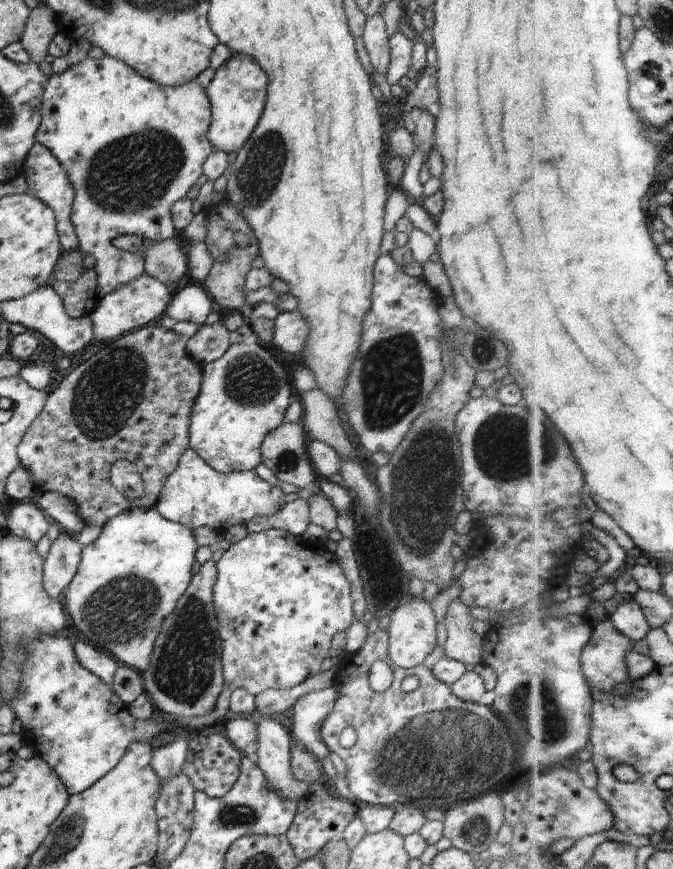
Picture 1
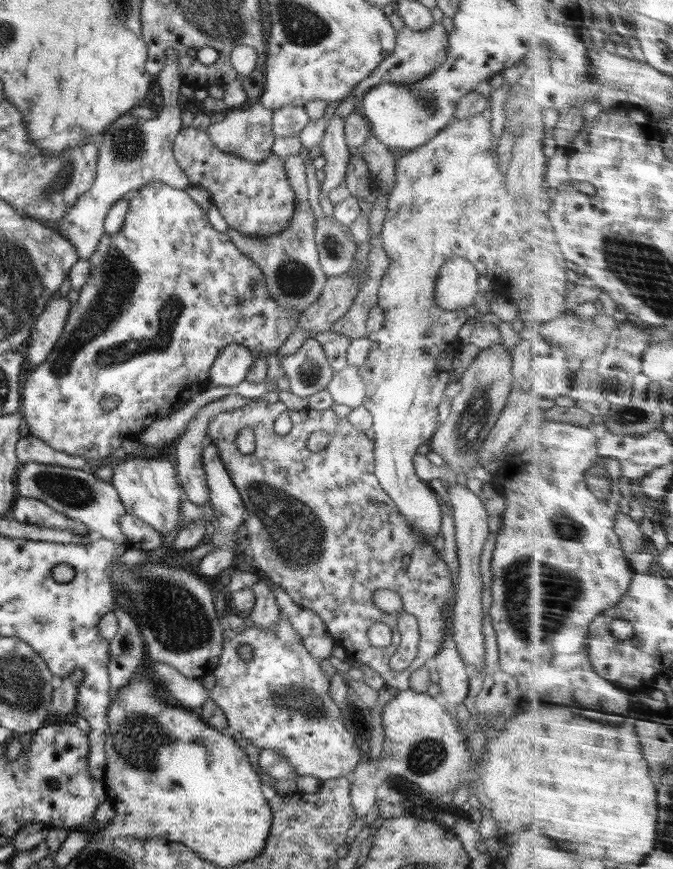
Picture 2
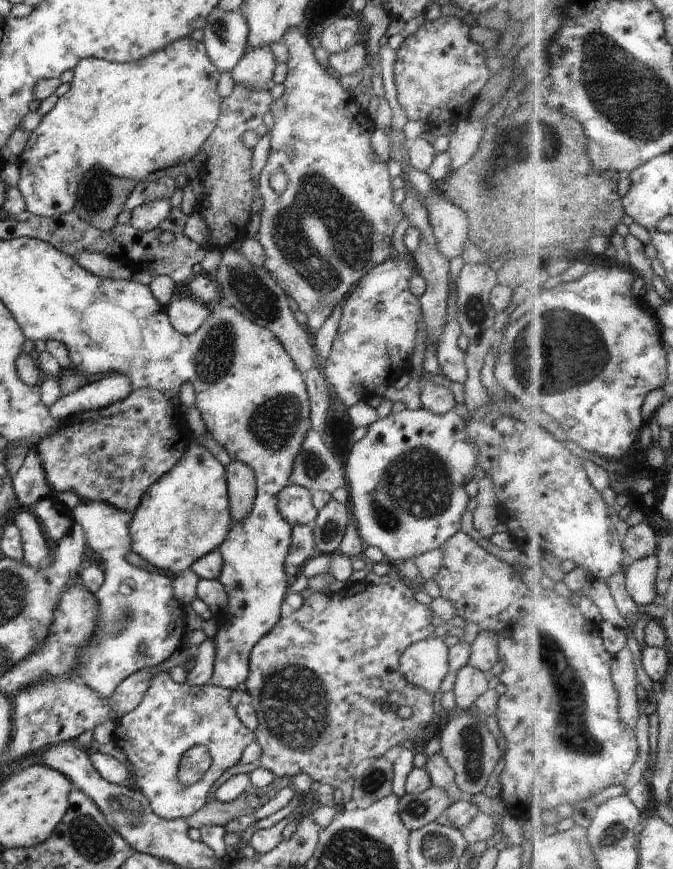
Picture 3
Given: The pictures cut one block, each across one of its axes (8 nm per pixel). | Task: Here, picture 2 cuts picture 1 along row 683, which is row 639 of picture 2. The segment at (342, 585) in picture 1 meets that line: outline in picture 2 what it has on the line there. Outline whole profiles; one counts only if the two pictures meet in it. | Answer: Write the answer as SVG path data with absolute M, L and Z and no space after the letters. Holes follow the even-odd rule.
M279 616L270 631L264 631L249 623L242 631L225 629L225 642L220 660L211 672L216 683L209 690L209 698L222 710L228 727L245 736L259 748L260 753L263 750L274 750L292 766L292 772L297 777L314 777L321 781L351 777L358 760L362 758L362 752L354 735L345 727L338 703L330 696L331 679L328 679L328 675L322 670L321 660L304 647L301 638L287 616ZM248 644L255 645L256 653L249 661L242 660L239 658L238 649L240 645Z

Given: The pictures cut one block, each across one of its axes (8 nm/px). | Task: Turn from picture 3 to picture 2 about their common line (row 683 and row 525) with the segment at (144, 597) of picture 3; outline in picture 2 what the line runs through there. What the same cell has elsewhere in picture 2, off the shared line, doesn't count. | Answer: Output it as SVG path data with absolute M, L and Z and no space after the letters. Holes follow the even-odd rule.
M28 462L20 466L15 484L17 496L41 500L64 516L84 524L91 534L99 538L106 538L122 546L128 544L128 539L120 527L120 518L127 512L118 491L111 482L101 480L94 472Z

